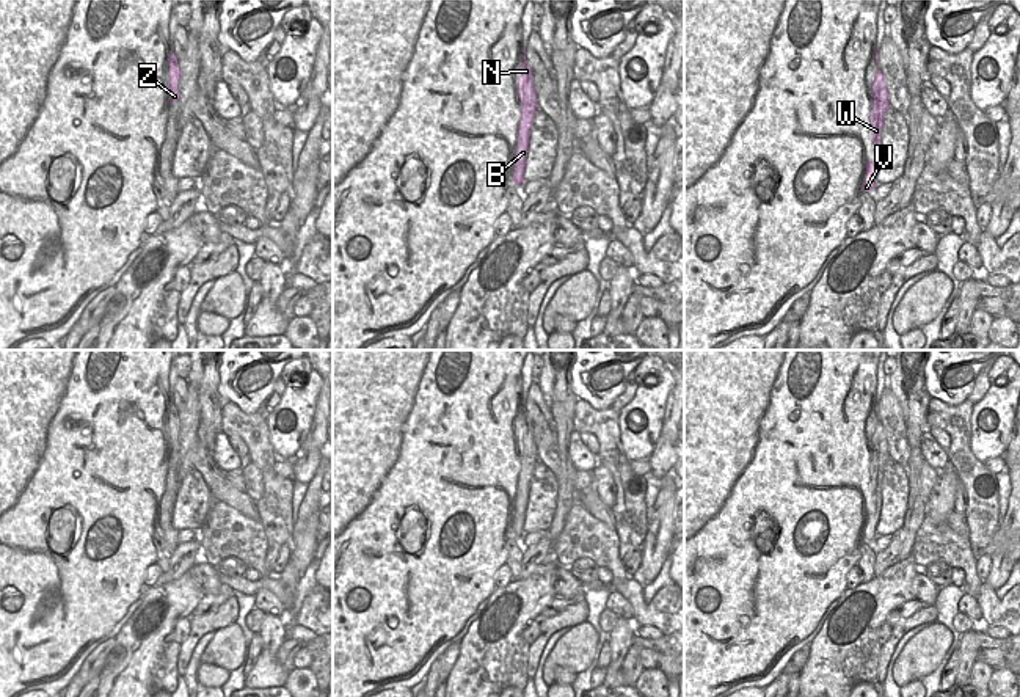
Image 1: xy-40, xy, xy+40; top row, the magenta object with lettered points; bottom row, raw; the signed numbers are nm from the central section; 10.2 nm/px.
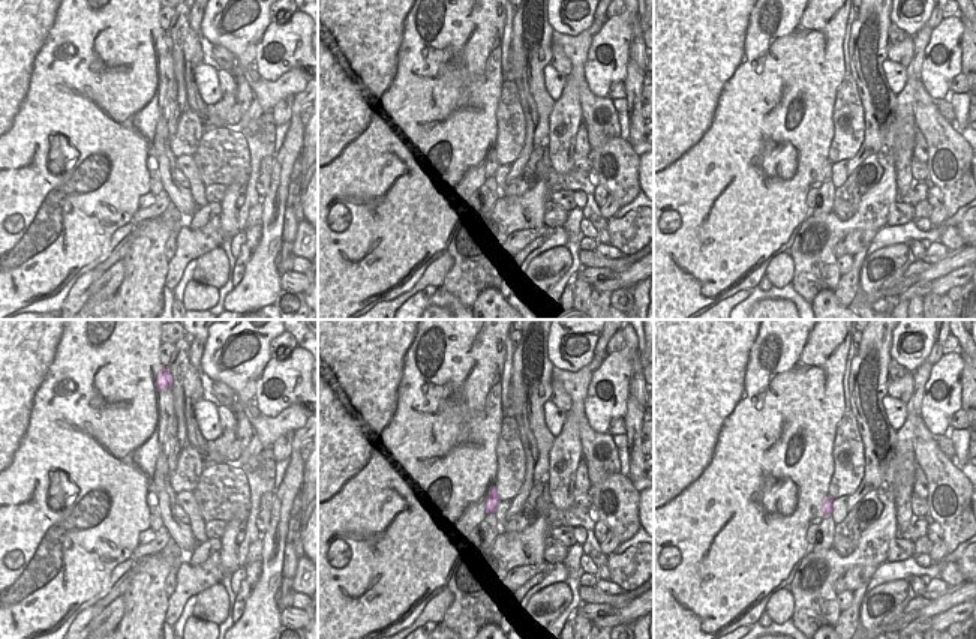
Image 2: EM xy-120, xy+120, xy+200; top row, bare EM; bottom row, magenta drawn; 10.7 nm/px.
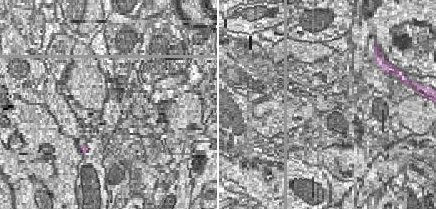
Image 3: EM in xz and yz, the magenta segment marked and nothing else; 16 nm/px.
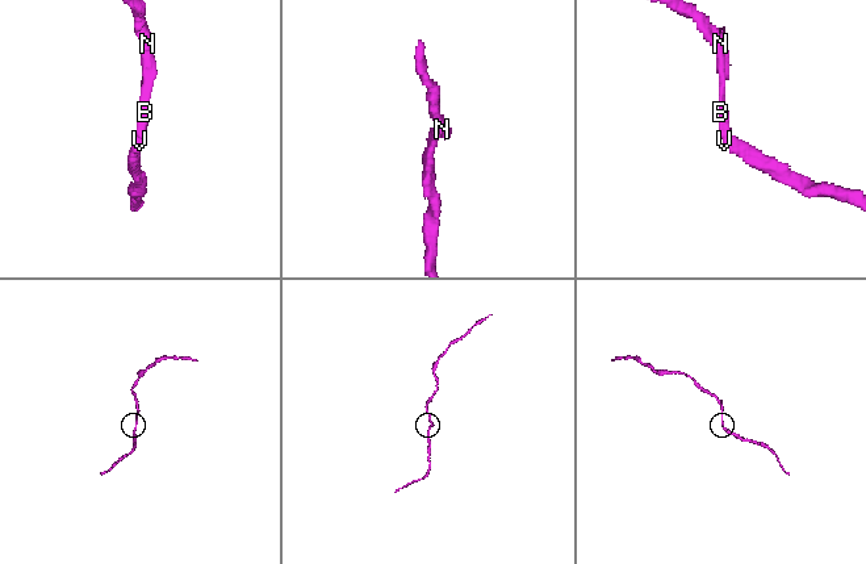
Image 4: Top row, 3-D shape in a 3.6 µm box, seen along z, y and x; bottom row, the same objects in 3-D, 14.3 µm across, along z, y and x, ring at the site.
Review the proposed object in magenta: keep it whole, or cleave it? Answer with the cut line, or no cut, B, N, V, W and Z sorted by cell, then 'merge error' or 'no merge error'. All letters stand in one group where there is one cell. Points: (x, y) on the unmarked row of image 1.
cut none; groups B N V W Z; no merge error

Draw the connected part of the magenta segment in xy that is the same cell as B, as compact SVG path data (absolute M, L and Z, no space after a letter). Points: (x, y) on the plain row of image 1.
M524 403L524 416L521 419L521 427L518 429L518 449L519 449L519 462L521 471L518 474L518 485L516 485L516 504L513 510L513 532L518 537L524 537L524 520L526 520L526 509L529 502L529 488L534 474L534 466L537 465L537 444L534 440L534 427L532 421L526 411Z

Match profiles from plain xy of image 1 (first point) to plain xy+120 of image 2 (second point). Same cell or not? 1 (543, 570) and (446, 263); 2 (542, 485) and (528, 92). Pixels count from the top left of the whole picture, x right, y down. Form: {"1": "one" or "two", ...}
{"1": "two", "2": "two"}

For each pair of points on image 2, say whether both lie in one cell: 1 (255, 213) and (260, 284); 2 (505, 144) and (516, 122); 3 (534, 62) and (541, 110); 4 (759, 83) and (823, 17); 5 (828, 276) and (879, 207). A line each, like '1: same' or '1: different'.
1: different
2: same
3: same
4: same
5: same

